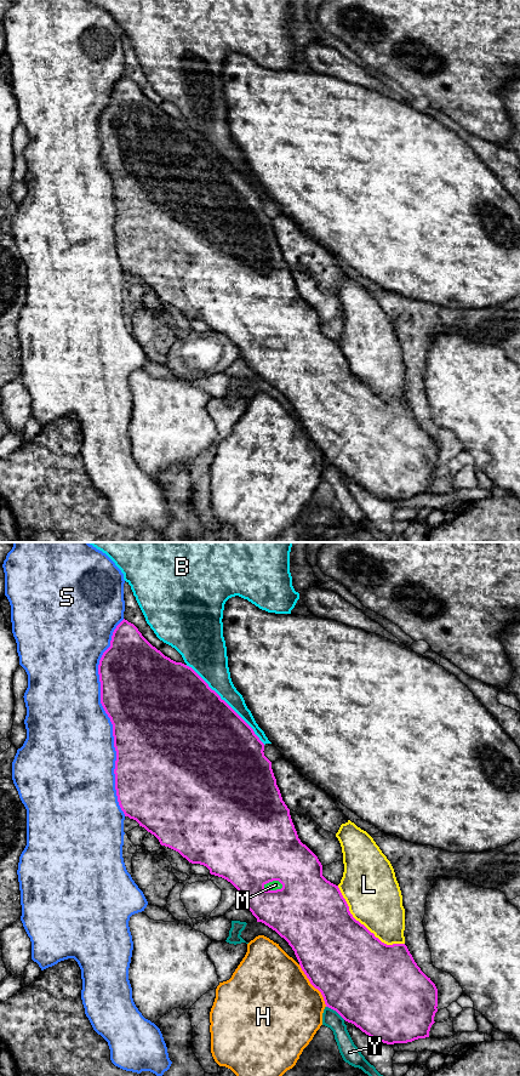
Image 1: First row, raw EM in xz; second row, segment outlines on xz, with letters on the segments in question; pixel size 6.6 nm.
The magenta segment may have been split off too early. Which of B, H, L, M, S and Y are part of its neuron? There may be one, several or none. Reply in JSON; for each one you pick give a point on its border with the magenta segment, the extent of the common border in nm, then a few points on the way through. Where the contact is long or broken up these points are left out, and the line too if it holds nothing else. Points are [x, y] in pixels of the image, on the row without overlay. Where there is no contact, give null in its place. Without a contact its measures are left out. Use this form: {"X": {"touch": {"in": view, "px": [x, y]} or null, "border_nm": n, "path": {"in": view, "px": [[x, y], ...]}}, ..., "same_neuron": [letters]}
{"M": {"touch": {"in": "xz", "px": [272, 347]}, "border_nm": 140}, "same_neuron": ["M"]}

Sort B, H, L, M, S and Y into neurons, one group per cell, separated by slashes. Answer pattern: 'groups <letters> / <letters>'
groups B / H / L / M / S / Y

